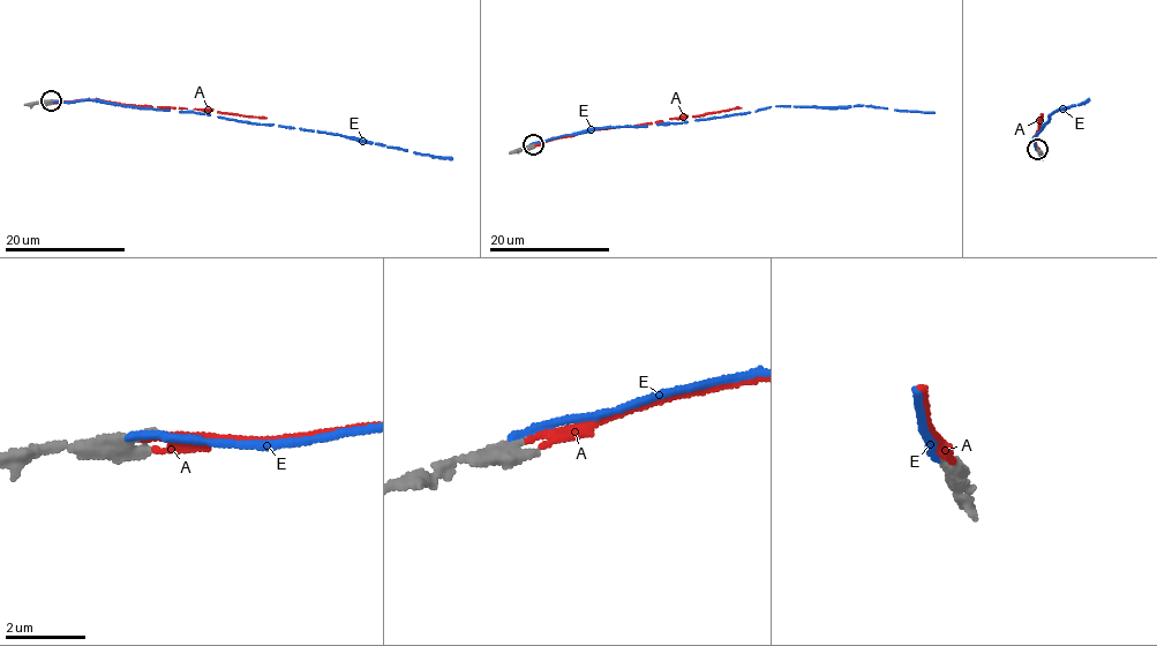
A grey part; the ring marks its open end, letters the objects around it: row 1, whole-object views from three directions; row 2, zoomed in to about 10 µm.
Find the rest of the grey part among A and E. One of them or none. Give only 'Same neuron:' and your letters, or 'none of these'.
Same neuron: A

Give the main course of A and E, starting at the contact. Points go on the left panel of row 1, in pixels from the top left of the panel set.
A: (51, 102), (92, 100), (267, 118)
E: (50, 100), (95, 99), (208, 114), (247, 124), (354, 136), (452, 159)

